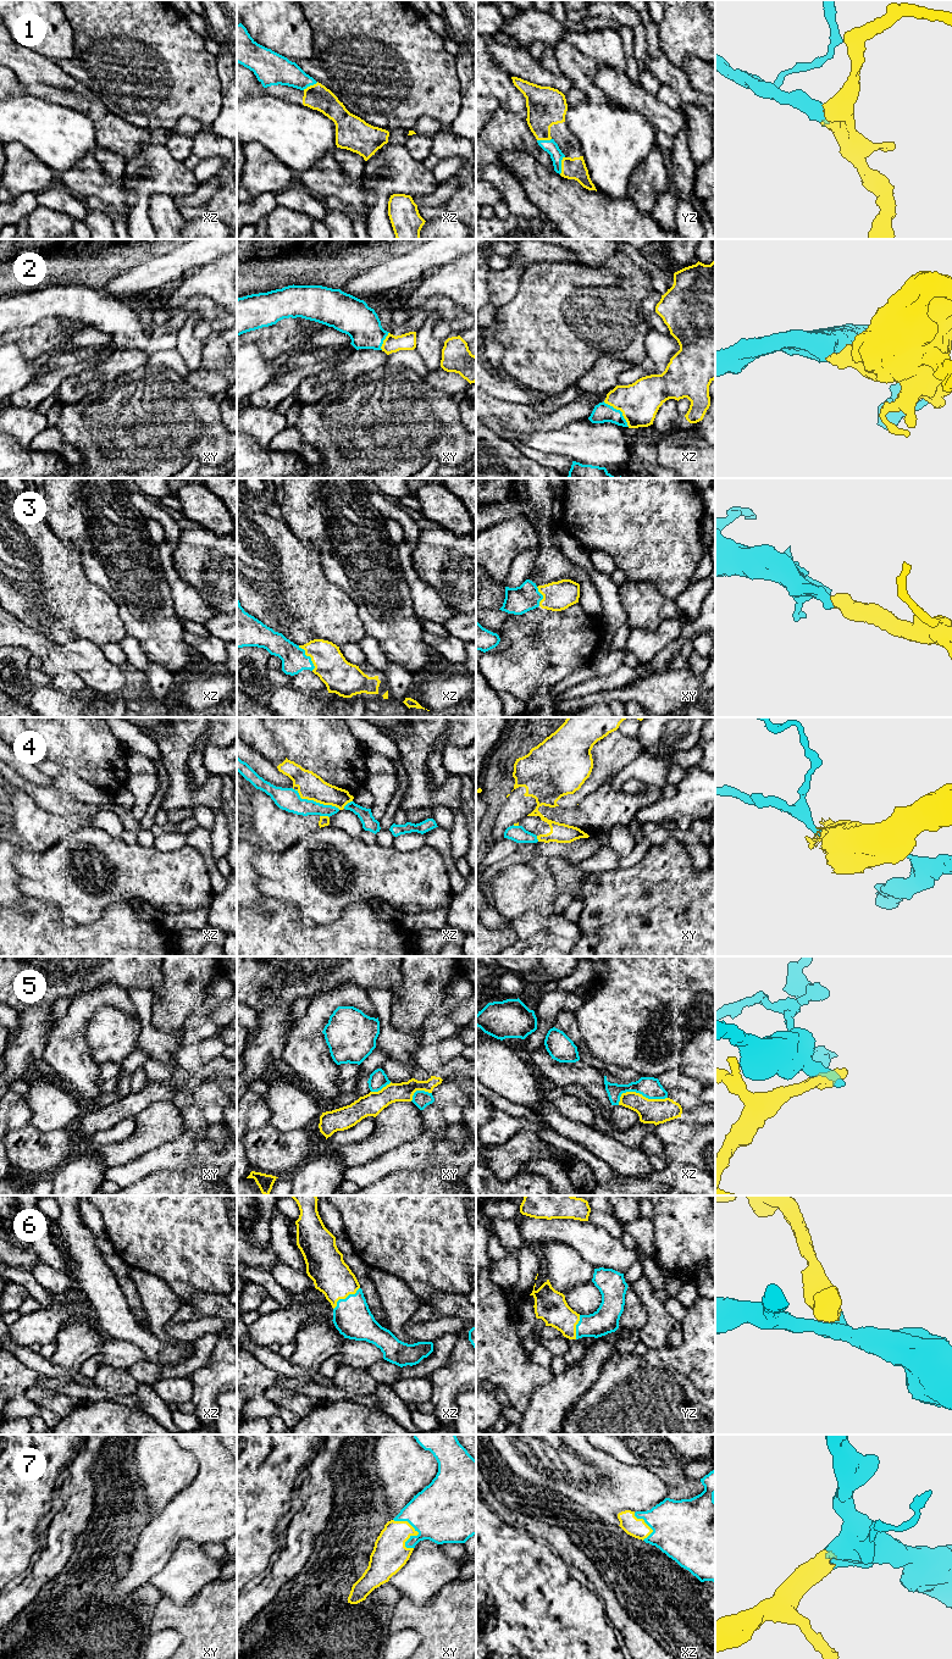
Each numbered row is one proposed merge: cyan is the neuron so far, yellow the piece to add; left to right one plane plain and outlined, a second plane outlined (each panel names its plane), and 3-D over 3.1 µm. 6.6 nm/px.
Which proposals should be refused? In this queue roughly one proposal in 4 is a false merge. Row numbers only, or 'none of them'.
4, 5

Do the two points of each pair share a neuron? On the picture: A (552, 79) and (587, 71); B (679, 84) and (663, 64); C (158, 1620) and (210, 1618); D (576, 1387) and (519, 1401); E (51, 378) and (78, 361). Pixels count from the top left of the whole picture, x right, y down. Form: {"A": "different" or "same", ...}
{"A": "different", "B": "same", "C": "same", "D": "different", "E": "same"}

